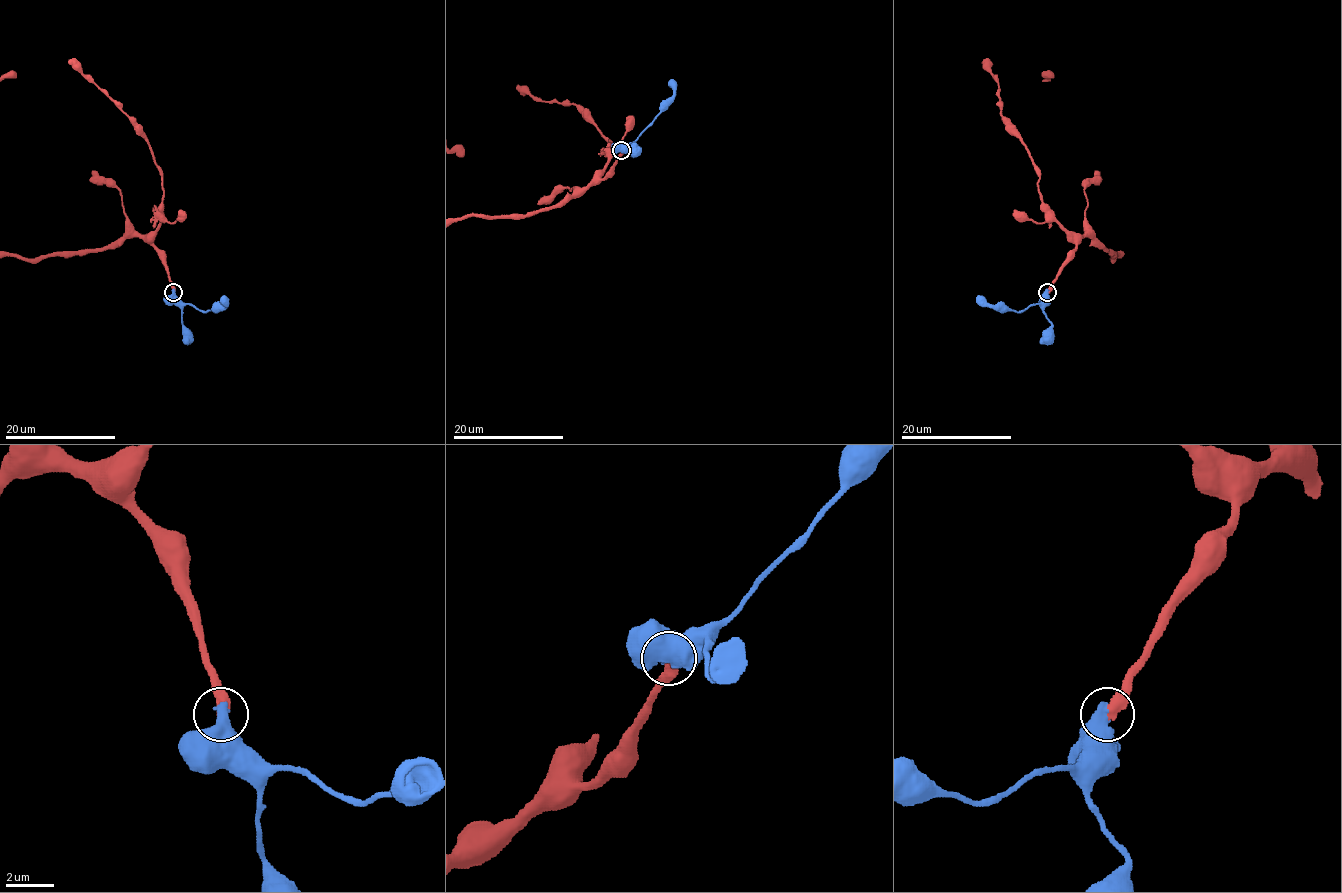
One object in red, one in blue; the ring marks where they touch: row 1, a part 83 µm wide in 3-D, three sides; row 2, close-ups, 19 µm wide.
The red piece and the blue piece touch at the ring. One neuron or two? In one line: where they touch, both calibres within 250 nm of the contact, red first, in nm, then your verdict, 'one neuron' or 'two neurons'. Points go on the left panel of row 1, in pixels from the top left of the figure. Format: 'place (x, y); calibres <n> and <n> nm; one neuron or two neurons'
place (173, 292); calibres 500 and 600 nm; one neuron

